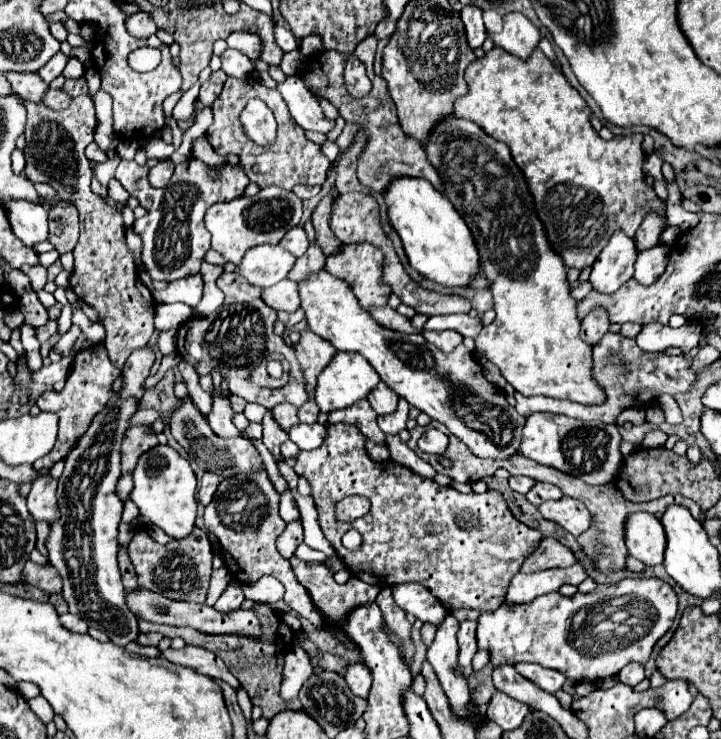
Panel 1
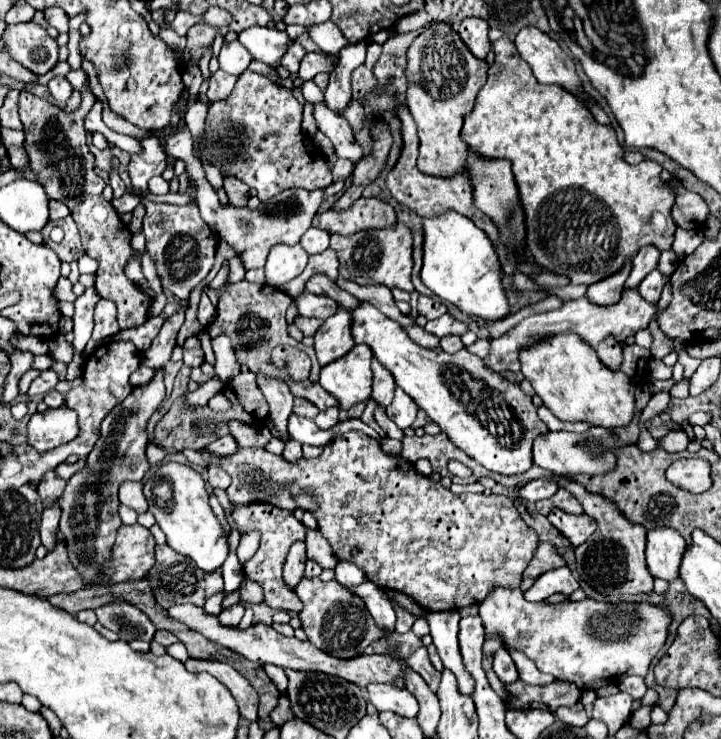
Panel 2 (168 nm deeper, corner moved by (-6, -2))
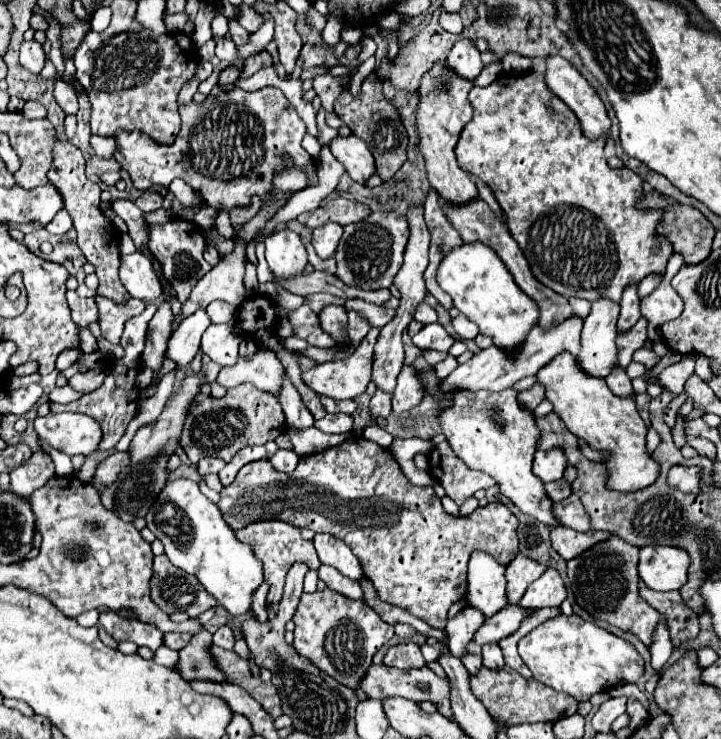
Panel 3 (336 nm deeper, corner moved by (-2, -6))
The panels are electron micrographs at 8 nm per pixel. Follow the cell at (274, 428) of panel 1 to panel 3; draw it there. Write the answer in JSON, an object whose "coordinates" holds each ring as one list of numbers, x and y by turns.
{"coordinates":[[256,350,252,356,238,356,238,362,234,366,222,368,218,374,218,380,222,386,232,388,234,386,234,376,238,376,238,384,250,382,256,388,270,392,278,396,282,376,286,374,284,366,276,358,272,350]]}

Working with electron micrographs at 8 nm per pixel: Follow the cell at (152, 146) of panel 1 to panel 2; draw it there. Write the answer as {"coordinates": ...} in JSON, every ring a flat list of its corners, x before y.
{"coordinates":[[188,130,166,138,166,152,170,156,182,158,186,162,190,180,194,180,198,184,200,216,214,230,214,234,220,240,224,240,236,252,236,256,242,260,246,270,262,268,266,264,266,256,268,256,272,246,276,246,276,244,288,244,288,246,298,244,302,234,310,228,318,206,324,202,324,194,320,190,308,192,308,190,302,190,302,188,292,188,292,190,284,190,278,196,272,196,270,200,262,202,256,210,250,210,248,206,238,208,238,206,232,206,232,204,220,204,216,190,210,186,210,182,204,176,202,164,198,160,194,160,194,156,192,156,192,138,190,138]]}

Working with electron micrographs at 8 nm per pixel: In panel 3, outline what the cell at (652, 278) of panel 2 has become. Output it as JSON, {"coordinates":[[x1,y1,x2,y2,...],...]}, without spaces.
{"coordinates":[[672,254,666,266,664,282,640,302,642,316,648,320,648,340,658,356,670,352,668,344,660,334,660,326,670,320,676,320,684,310,683,300,671,286,671,280,680,268,682,268,682,256]]}

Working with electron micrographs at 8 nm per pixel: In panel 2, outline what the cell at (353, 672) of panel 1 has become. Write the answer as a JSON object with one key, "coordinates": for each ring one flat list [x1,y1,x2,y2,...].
{"coordinates":[[372,682,366,686,366,694,378,712,392,710,392,712,398,712,402,716,416,716,418,714,418,700,410,692,396,688,392,684]]}

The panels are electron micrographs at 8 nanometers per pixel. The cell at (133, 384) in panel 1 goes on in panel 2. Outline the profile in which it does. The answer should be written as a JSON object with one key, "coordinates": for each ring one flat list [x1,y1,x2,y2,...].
{"coordinates":[[184,310,178,312,178,314,172,314,168,318,168,322,158,332,158,336,152,340,152,346,142,354,144,366,158,370,170,360,172,348,174,348,174,342,176,342,176,332,180,330,182,324,184,324]]}

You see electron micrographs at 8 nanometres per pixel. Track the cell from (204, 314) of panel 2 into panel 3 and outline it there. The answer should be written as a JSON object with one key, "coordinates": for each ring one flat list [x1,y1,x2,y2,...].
{"coordinates":[[198,310,182,320,182,324,172,332,164,358,172,360,176,366,186,366,192,362,200,350,200,338,210,326,210,320,204,310]]}

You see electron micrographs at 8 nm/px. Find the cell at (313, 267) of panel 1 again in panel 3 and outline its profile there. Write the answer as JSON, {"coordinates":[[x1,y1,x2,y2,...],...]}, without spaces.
{"coordinates":[[348,300,346,310,362,312,362,316,366,316,372,322,372,326,378,326,378,328,384,328,384,324,390,322,396,314,394,310,386,310,382,306,374,306,374,304,368,304,368,302,362,302,362,300]]}

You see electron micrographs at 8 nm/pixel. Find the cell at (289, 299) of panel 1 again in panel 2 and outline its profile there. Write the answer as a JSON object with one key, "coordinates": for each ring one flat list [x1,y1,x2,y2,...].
{"coordinates":[[300,292,296,298,294,298,294,304,298,308,298,314,300,316,316,316,316,318,326,318,330,314,336,312,336,302,332,298,326,298,326,296,316,296,316,294,310,294,310,292]]}

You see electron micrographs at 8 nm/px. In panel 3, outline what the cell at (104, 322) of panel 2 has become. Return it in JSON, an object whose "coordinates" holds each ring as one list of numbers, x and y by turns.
{"coordinates":[[98,296,96,298,96,304,98,304,98,310,100,310,100,330,102,330,102,336,106,340,110,340,112,344,118,344,120,342,120,336,124,332,124,324,128,318,140,314,146,304,142,300,128,300,126,304,118,304,110,298,104,298,104,296]]}

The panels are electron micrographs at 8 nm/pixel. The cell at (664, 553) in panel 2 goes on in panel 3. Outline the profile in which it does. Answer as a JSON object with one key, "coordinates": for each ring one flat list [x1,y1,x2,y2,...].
{"coordinates":[[648,546,640,550,638,574,648,588,658,592,680,590,686,584,688,556,682,548,670,546]]}

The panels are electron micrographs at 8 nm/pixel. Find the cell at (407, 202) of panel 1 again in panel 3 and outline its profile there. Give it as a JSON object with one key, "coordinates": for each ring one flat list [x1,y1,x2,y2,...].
{"coordinates":[[464,244,454,248,440,264,438,284,454,300,454,308,478,324,480,334,490,336,508,356,514,356,528,332,538,324,538,304,526,296,494,250,478,244]]}

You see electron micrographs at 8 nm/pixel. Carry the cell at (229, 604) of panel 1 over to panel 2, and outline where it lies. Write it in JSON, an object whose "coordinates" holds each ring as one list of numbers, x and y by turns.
{"coordinates":[[234,604,230,608,224,608,218,618,220,618,220,622,224,626,238,626,238,622,242,620,242,616,244,616,244,606,242,604]]}

